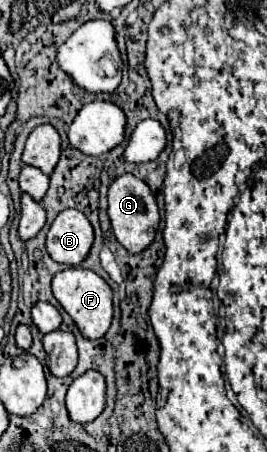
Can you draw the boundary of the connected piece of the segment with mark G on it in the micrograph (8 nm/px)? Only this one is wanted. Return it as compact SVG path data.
M126 173L118 177L110 189L108 189L108 217L114 229L114 235L118 243L122 243L124 249L130 253L142 253L146 247L152 245L154 235L160 227L160 213L158 213L158 203L152 193L152 189L132 173Z

